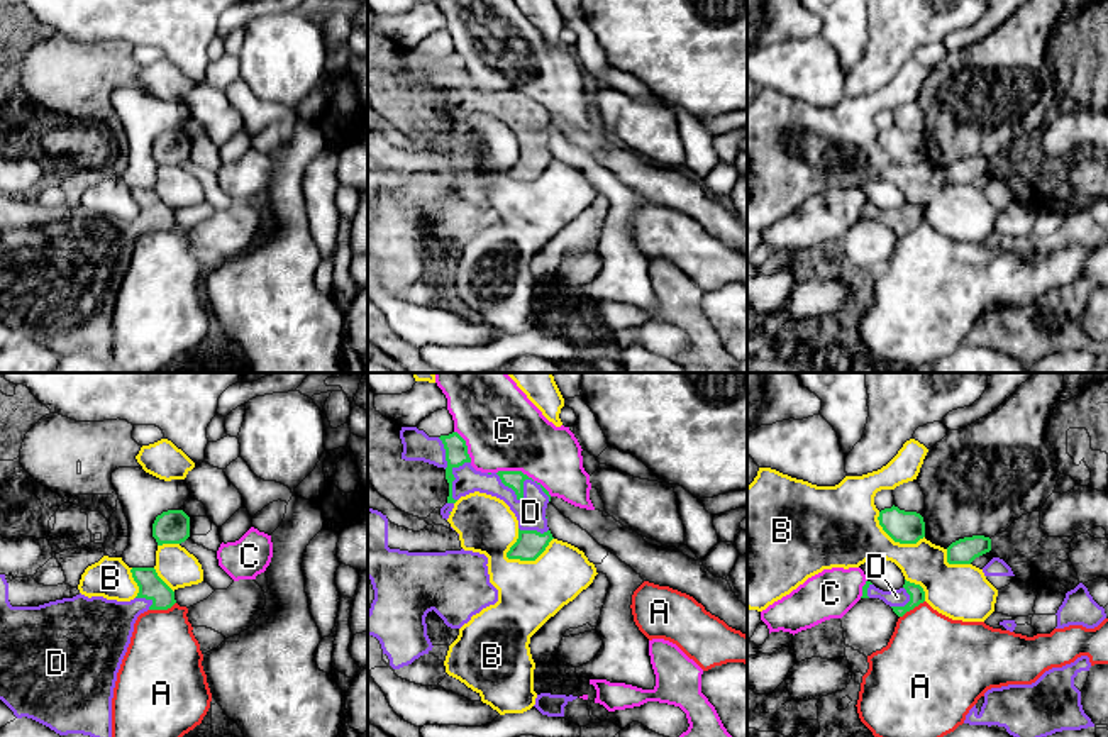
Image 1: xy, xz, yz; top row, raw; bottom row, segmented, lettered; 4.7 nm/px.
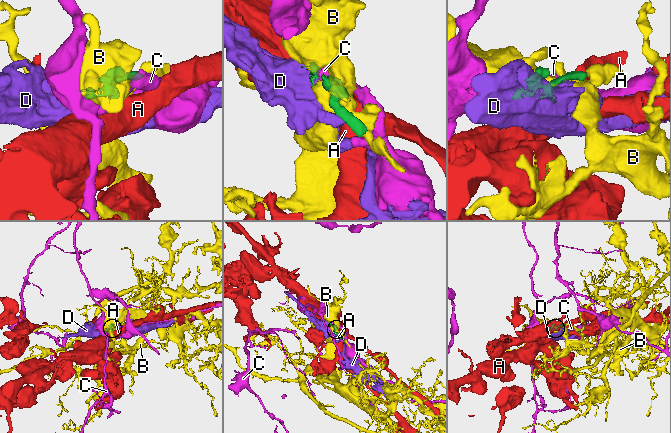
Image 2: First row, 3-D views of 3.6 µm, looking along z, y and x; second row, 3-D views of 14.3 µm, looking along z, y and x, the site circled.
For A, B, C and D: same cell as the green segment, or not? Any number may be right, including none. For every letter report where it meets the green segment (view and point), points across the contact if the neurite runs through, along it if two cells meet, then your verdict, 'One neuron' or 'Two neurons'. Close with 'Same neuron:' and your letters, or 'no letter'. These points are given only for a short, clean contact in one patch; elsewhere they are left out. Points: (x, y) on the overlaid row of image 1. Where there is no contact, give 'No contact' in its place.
A: Touches green at xy (161, 609). Boundary: xy (175, 602), (166, 609), (149, 610). Two neurons
B: Touches green at xz (531, 559). Two neurons
C: Touches green at xz (522, 473). Two neurons
D: Touches green at xz (522, 490). One neuron
Same neuron: D

